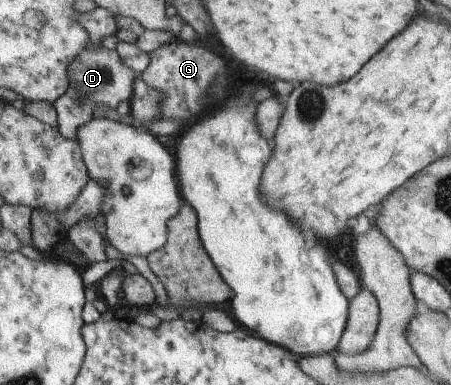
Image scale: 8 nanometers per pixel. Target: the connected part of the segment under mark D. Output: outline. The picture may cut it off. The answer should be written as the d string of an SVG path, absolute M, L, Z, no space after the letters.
M90 43L69 64L68 74L70 84L67 91L52 104L57 111L59 133L77 141L79 126L91 121L100 106L110 106L115 110L121 101L131 101L134 94L134 82L139 75L121 61L116 50L109 50L102 45L93 47Z

